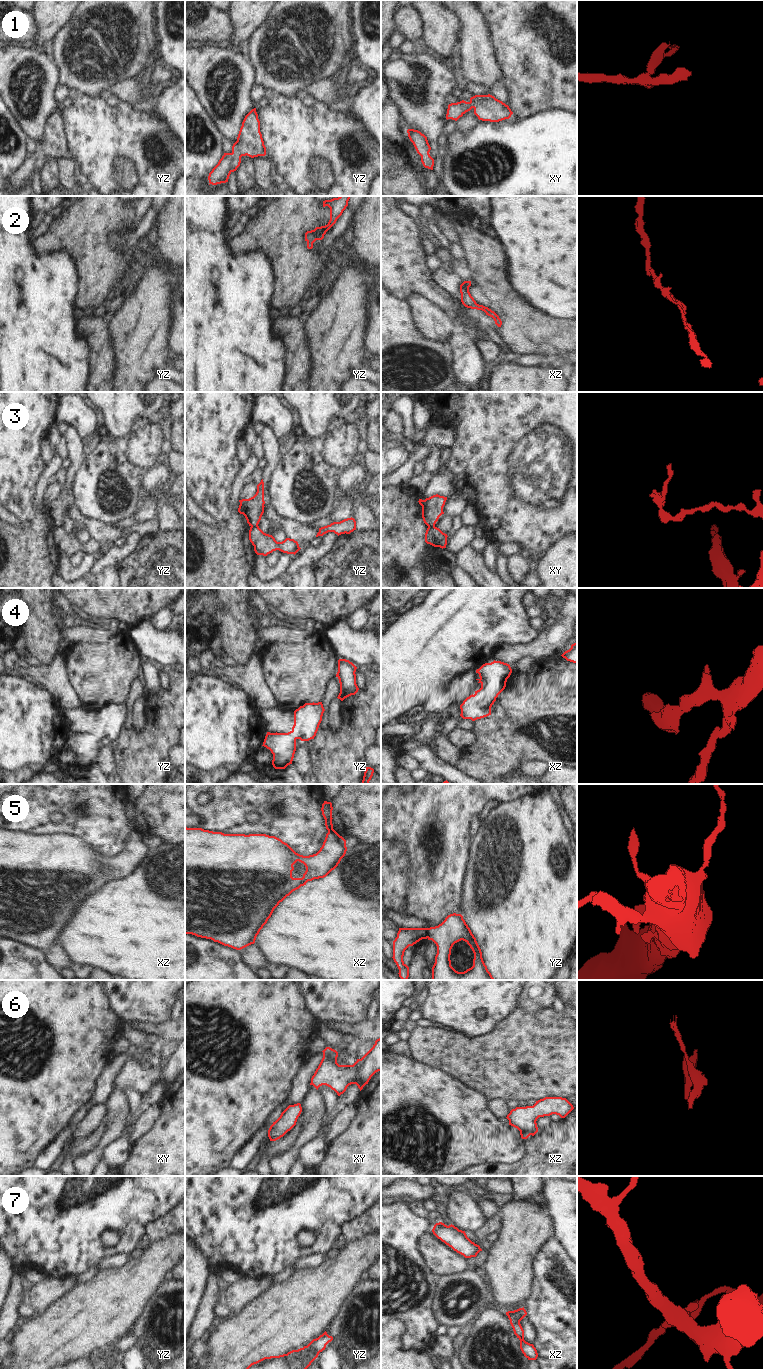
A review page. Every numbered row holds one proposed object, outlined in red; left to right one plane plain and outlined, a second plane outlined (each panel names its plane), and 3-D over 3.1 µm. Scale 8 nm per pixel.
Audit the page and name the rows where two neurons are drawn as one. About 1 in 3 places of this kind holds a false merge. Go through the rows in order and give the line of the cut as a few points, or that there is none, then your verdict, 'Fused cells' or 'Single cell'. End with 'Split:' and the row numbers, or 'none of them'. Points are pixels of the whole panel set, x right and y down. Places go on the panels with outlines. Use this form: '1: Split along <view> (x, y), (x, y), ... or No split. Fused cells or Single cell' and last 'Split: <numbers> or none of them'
1: No split. Single cell
2: No split. Single cell
3: Split along yz (257, 524), (251, 526). Fused cells
4: No split. Single cell
5: No split. Single cell
6: No split. Single cell
7: No split. Single cell
Split: 3.

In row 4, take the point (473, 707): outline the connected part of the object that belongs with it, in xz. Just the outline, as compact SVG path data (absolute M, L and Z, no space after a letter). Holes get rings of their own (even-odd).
M493 661L483 664L476 670L481 688L475 694L467 697L460 705L463 719L475 721L491 715L491 707L498 695L505 689L507 679L512 673L509 664L501 661Z

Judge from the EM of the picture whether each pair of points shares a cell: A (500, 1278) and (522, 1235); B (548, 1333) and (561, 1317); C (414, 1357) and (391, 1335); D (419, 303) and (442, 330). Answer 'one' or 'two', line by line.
A: one
B: one
C: one
D: one

